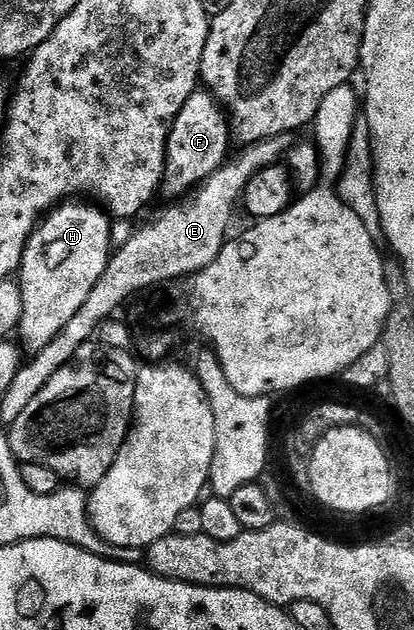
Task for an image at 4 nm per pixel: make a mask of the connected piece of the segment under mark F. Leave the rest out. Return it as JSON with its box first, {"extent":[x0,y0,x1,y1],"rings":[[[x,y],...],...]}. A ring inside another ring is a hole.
{"extent":[163,88,230,200],"rings":[[[198,88],[192,93],[190,100],[186,100],[186,104],[182,104],[182,108],[168,133],[166,156],[164,157],[163,193],[168,193],[169,199],[179,200],[193,188],[199,186],[229,157],[228,142],[230,143],[230,127],[224,107],[210,91]]]}

